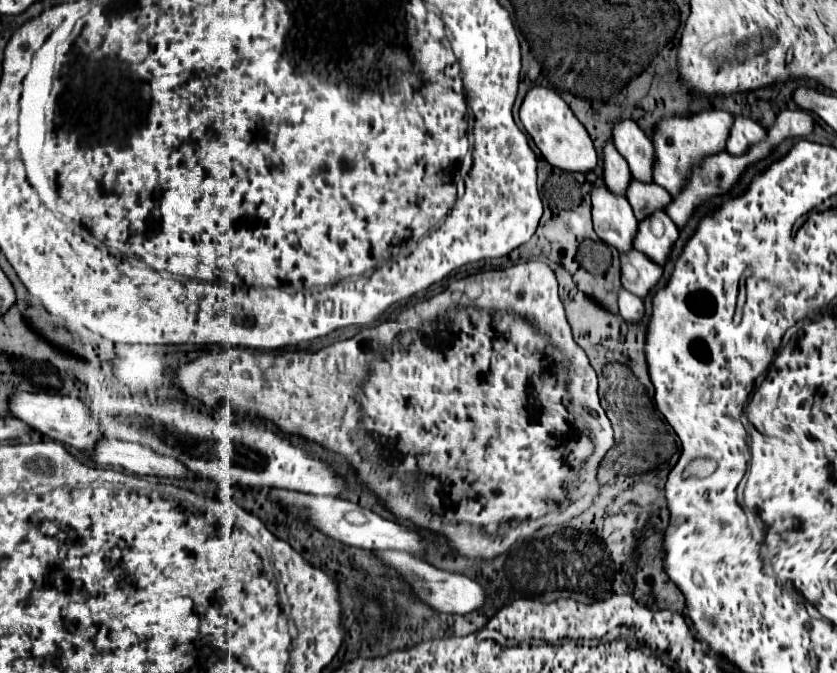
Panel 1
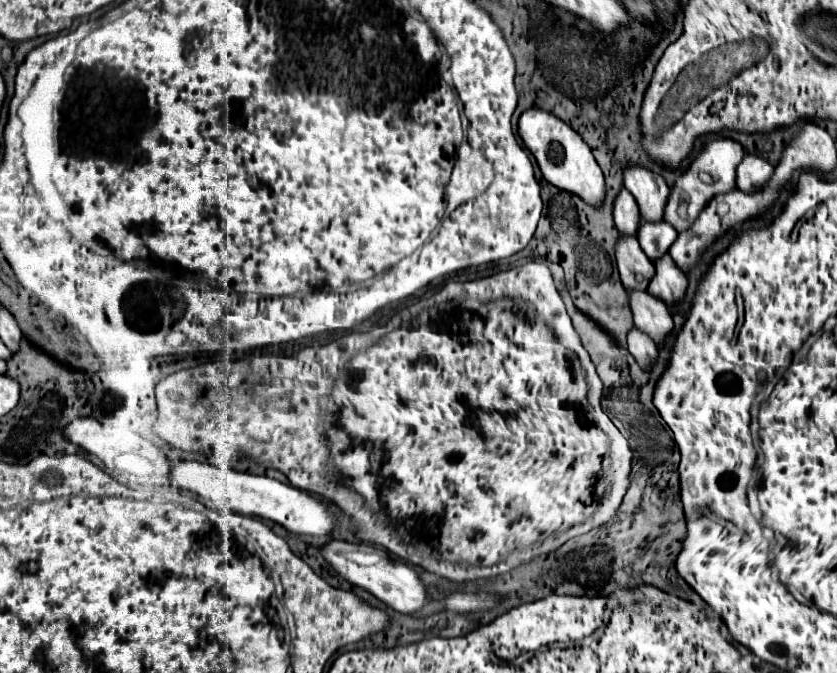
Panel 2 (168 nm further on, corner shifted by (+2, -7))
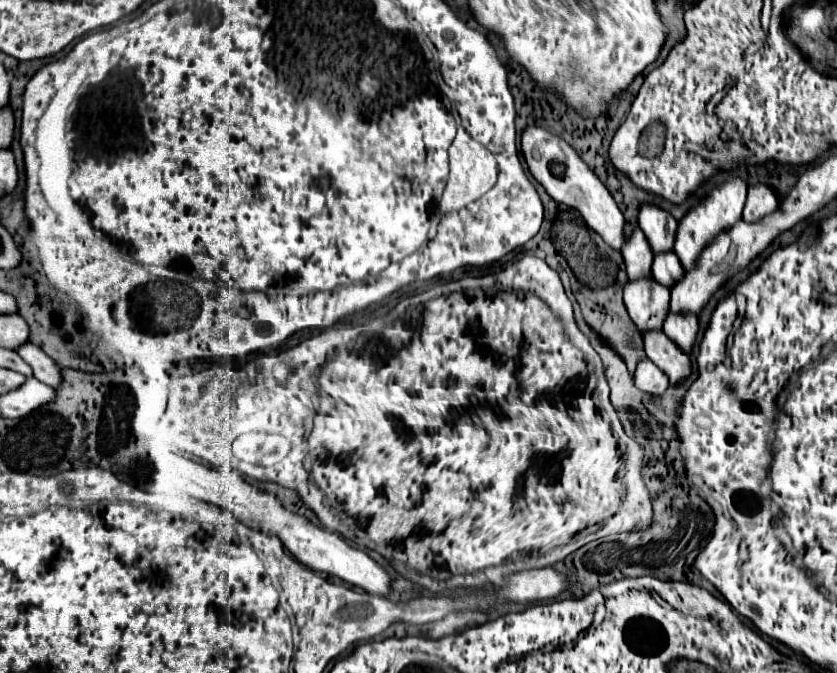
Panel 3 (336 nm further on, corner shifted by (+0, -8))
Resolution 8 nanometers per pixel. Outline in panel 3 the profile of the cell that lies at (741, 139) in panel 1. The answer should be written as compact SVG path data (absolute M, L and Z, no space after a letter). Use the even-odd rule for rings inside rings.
M753 185L749 187L747 193L747 203L743 209L743 219L747 223L755 223L761 221L761 217L767 217L769 213L773 213L777 209L777 195L773 193L773 189L769 189L767 185Z

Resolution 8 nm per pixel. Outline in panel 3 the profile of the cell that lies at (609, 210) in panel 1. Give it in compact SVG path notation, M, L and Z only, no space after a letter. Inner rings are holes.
M649 279L629 281L625 285L625 305L629 317L633 319L637 331L643 335L647 331L659 331L669 313L669 289Z

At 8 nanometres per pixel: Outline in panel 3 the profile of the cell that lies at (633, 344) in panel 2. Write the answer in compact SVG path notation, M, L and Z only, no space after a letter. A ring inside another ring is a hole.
M643 359L635 371L635 387L657 397L667 391L669 381L667 381L665 373L661 373L661 369L657 369L657 365L653 365L649 359Z

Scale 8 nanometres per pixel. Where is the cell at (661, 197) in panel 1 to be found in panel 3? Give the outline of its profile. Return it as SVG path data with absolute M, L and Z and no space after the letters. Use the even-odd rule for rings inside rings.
M659 253L655 255L653 259L653 279L659 283L659 285L665 285L665 287L673 287L681 281L683 277L683 269L681 269L681 263L677 261L677 255L675 253Z

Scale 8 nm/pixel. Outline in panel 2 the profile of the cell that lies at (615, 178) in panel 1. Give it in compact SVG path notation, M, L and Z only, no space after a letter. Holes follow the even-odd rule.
M623 186L613 204L613 218L615 218L617 230L631 232L635 236L635 224L639 224L639 216L641 214L639 214L639 208L635 206L635 198Z

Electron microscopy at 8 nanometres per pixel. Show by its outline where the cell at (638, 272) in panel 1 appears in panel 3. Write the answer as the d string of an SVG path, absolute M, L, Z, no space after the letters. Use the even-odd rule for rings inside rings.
M649 331L643 335L647 357L669 377L669 385L679 385L691 375L691 361L685 353L665 337L663 331Z

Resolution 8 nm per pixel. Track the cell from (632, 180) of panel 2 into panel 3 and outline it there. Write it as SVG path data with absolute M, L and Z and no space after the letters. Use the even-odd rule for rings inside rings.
M643 205L639 211L639 227L645 233L649 247L655 255L673 251L677 221L667 211L653 205Z

